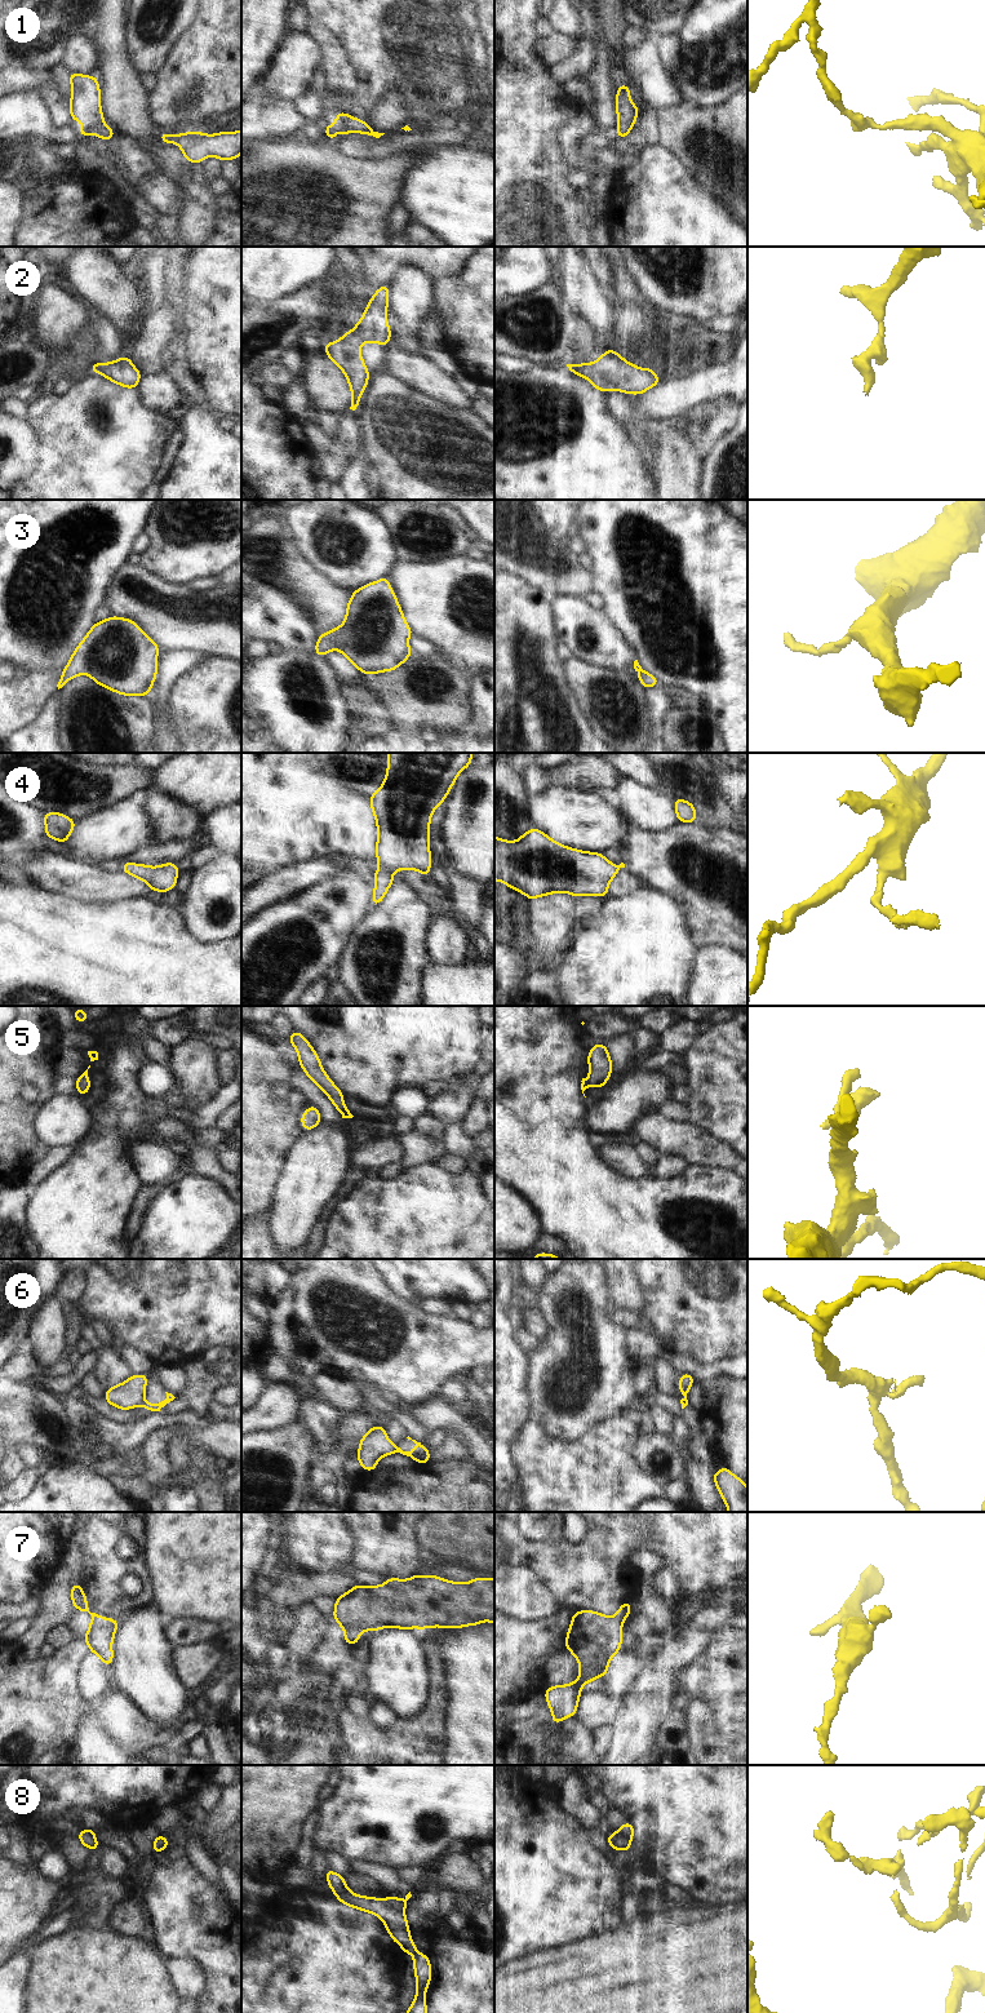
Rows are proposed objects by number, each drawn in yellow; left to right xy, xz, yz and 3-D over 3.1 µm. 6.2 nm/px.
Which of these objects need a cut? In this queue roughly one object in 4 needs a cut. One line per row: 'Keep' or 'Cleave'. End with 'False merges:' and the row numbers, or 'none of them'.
1: Keep
2: Keep
3: Keep
4: Keep
5: Keep
6: Cleave
7: Keep
8: Cleave
False merges: 6, 8

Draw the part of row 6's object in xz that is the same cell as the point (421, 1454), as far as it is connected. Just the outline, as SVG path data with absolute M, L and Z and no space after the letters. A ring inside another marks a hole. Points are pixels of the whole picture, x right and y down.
M409 1436L408 1440L412 1440ZM412 1440L416 1444L416 1449L412 1451L403 1451L399 1447L399 1444L396 1445L396 1453L400 1453L403 1455L407 1455L409 1458L413 1458L418 1464L426 1464L430 1462L430 1451L426 1449L426 1446L421 1442L417 1442L416 1440Z

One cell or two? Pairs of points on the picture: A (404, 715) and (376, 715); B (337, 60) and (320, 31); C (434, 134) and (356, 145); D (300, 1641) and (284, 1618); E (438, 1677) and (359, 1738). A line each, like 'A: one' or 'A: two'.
A: two
B: one
C: one
D: two
E: one

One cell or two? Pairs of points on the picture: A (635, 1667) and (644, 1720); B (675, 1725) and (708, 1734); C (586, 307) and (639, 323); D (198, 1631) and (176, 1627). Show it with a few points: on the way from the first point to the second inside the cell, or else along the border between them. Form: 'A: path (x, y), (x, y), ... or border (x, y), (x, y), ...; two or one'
A: border (653, 1655), (620, 1701); two
B: border (684, 1712), (686, 1733), (693, 1751); two
C: border (616, 310), (615, 346); two
D: path (192, 1631), (181, 1628); one

